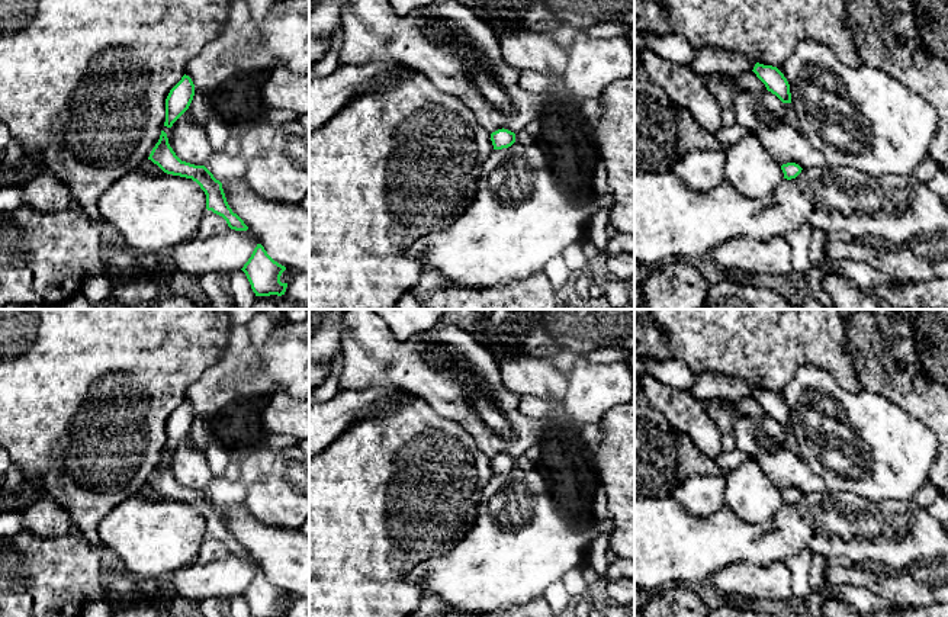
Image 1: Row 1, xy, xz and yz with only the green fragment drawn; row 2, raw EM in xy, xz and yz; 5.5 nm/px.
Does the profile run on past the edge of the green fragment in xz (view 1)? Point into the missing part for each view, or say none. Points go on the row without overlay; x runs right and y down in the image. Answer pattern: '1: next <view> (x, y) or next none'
1: next none

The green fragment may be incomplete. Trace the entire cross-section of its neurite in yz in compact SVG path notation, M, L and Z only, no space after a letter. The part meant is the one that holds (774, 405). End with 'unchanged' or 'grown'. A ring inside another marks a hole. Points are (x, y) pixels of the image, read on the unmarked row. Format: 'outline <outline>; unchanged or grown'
outline M756 388L752 396L765 409L768 417L775 420L782 428L791 428L790 409L777 392Z; unchanged

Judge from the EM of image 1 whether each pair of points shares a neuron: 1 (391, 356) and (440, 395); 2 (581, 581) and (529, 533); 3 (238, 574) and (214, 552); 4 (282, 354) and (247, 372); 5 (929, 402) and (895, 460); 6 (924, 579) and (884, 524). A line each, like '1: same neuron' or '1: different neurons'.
1: same neuron
2: different neurons
3: different neurons
4: same neuron
5: different neurons
6: different neurons

